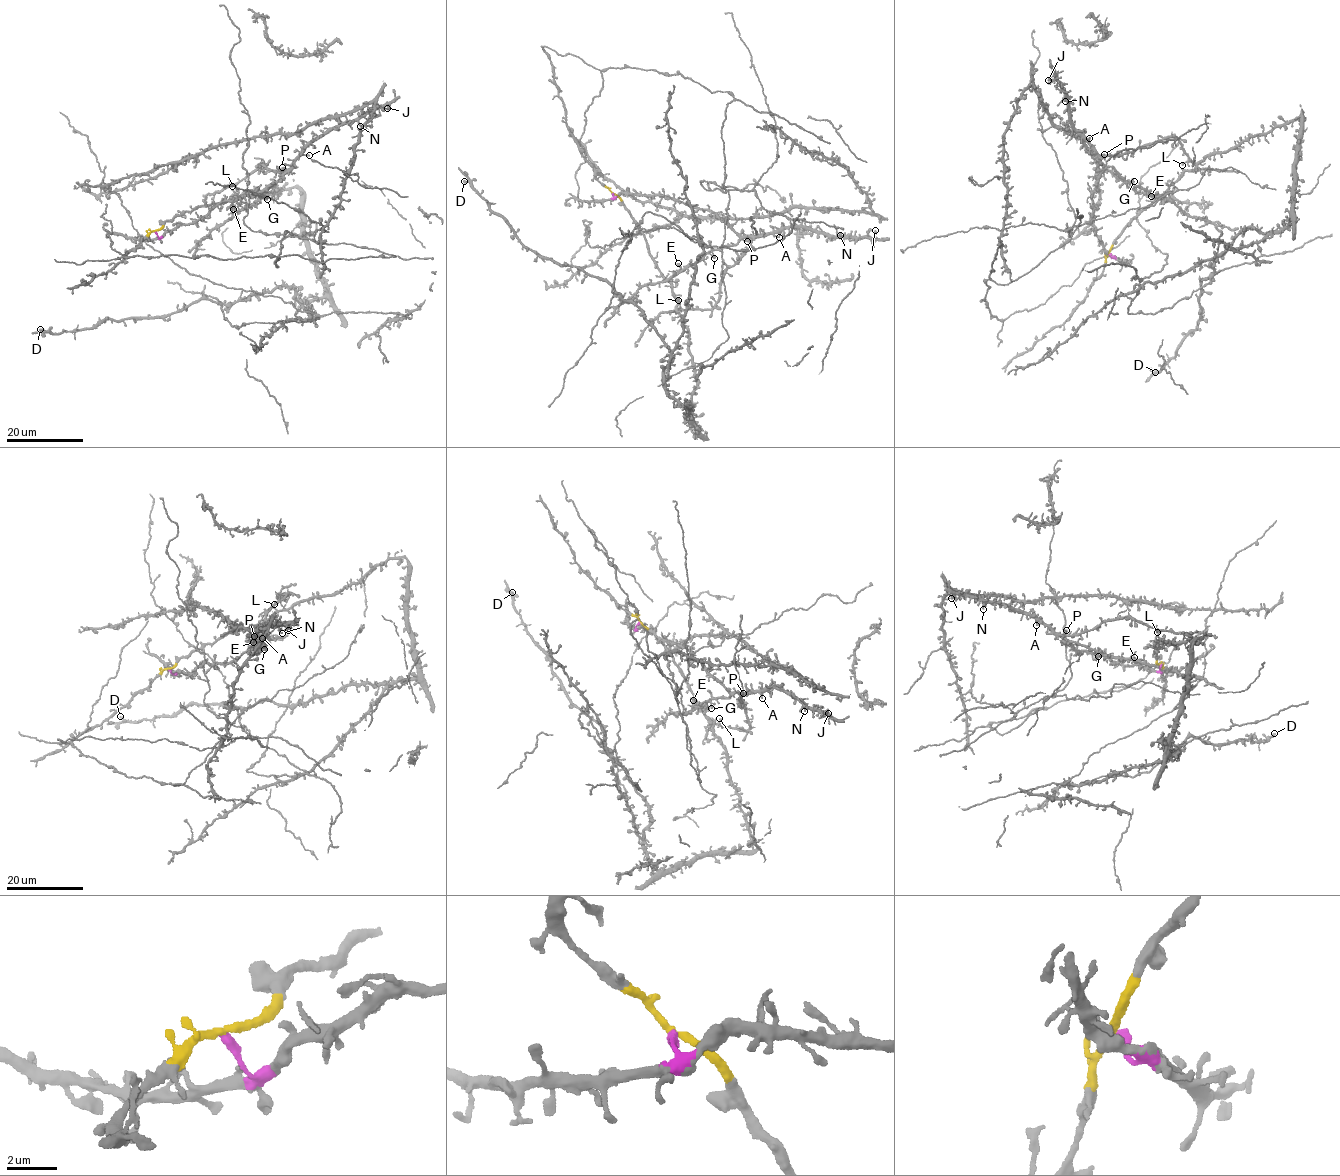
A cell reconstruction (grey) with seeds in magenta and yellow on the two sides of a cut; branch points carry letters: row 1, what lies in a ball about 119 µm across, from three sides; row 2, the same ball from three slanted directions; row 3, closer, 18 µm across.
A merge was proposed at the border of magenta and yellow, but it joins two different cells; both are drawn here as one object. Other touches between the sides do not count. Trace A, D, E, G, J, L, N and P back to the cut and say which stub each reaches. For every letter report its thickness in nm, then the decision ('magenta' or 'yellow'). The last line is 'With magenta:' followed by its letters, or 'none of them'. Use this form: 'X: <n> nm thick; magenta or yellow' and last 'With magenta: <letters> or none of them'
A: 260 nm thick; magenta
D: 360 nm thick; yellow
E: 440 nm thick; magenta
G: 340 nm thick; magenta
J: 320 nm thick; magenta
L: 320 nm thick; magenta
N: 240 nm thick; magenta
P: 500 nm thick; magenta
With magenta: A, E, G, J, L, N, P

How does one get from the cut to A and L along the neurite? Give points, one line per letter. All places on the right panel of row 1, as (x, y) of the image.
A: (1109, 254), (1104, 250), (1091, 221), (1090, 197), (1103, 166), (1089, 138)
L: (1109, 254), (1091, 221), (1090, 197), (1102, 158), (1175, 137), (1188, 157), (1182, 165)

